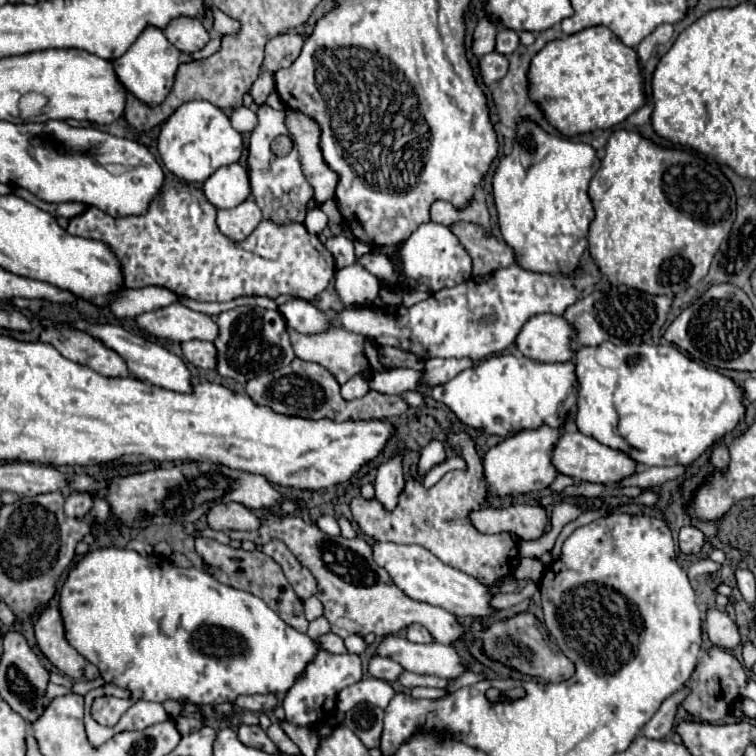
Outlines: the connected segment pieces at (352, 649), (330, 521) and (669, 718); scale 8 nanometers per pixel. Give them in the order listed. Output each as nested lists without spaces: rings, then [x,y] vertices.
[[[357,634],[345,638],[345,646],[347,646],[347,652],[349,652],[349,654],[361,654],[361,652],[367,648],[365,642],[363,642],[363,638],[357,636]]]
[[[321,516],[321,518],[317,520],[317,524],[319,524],[319,528],[321,528],[325,534],[329,534],[329,536],[339,536],[339,534],[341,534],[339,524],[337,524],[337,520],[335,520],[333,516]]]
[[[685,686],[683,690],[679,690],[679,692],[675,692],[673,696],[669,696],[669,698],[661,704],[661,708],[655,712],[655,716],[643,726],[643,736],[645,736],[645,738],[655,738],[655,740],[665,738],[665,736],[671,732],[671,728],[673,728],[673,718],[675,718],[677,706],[683,702],[683,698],[685,698],[687,694],[689,694],[689,688]]]

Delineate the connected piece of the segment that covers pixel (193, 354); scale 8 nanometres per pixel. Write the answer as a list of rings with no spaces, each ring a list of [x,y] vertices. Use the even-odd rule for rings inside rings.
[[[201,340],[183,342],[181,350],[183,350],[183,356],[197,368],[203,368],[203,370],[217,368],[217,348],[211,342],[201,342]]]

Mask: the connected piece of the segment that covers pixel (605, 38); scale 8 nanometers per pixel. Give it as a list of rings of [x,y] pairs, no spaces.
[[[607,26],[585,28],[549,42],[531,62],[529,96],[565,136],[611,128],[645,104],[645,82],[635,48],[625,46]]]

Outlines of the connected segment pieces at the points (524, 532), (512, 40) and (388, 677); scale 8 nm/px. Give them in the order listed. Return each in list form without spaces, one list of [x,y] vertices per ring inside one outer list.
[[[511,504],[503,508],[481,508],[469,514],[469,522],[481,534],[509,532],[521,540],[537,540],[547,526],[547,512],[539,504]]]
[[[507,28],[497,30],[497,42],[495,42],[495,50],[497,50],[499,54],[509,56],[509,54],[513,54],[513,52],[517,50],[517,46],[519,46],[519,34],[517,34],[517,32],[507,30]]]
[[[375,656],[369,664],[369,674],[373,678],[379,678],[379,680],[385,680],[385,682],[395,682],[399,680],[399,676],[403,674],[403,666],[399,662],[393,662],[391,658],[385,658],[385,656]]]

